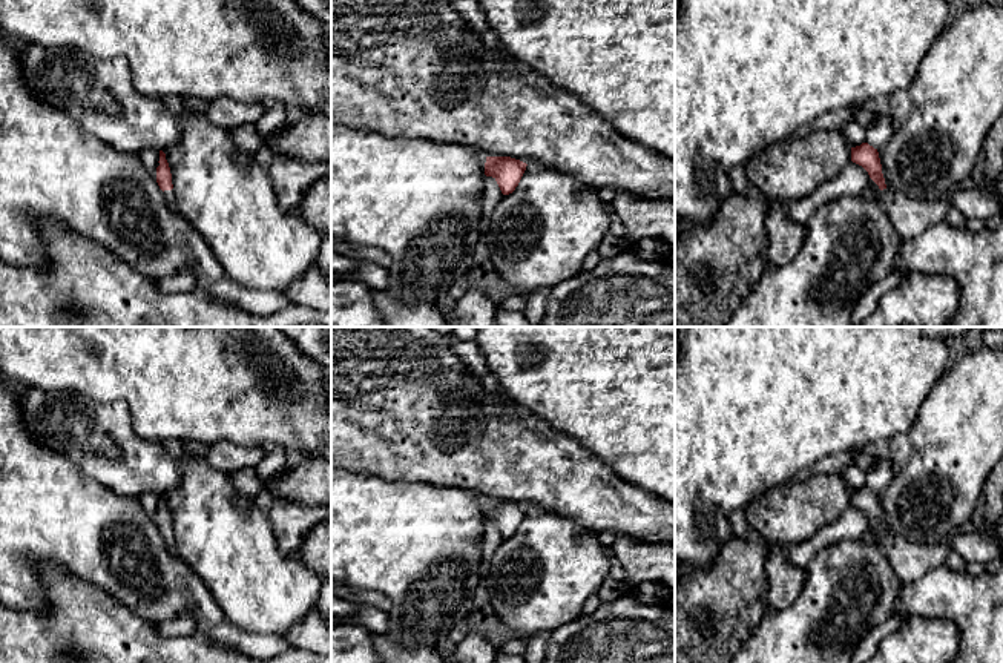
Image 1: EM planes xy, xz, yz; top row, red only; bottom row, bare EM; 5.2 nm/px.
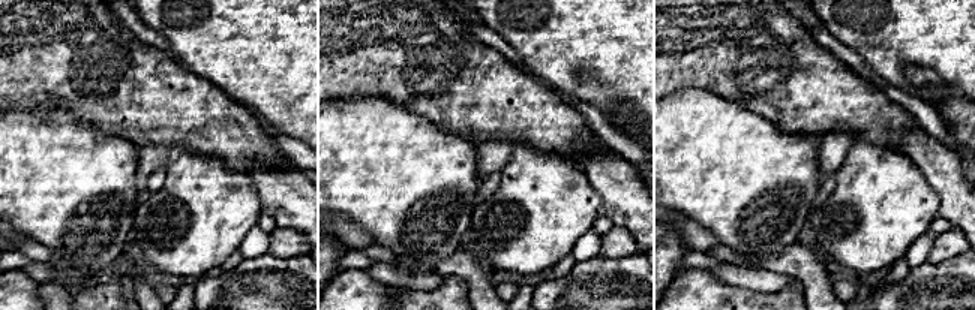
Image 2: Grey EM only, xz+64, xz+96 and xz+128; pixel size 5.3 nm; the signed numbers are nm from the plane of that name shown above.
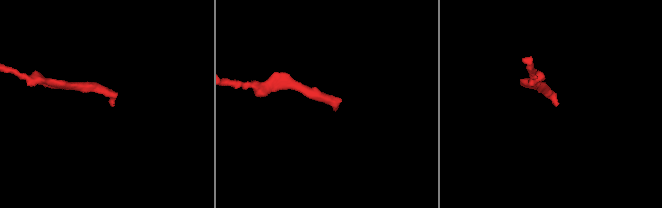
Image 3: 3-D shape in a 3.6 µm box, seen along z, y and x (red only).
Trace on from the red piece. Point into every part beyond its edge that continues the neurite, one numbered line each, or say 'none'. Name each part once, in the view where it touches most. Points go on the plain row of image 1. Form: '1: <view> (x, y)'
1: yz (910, 560)

